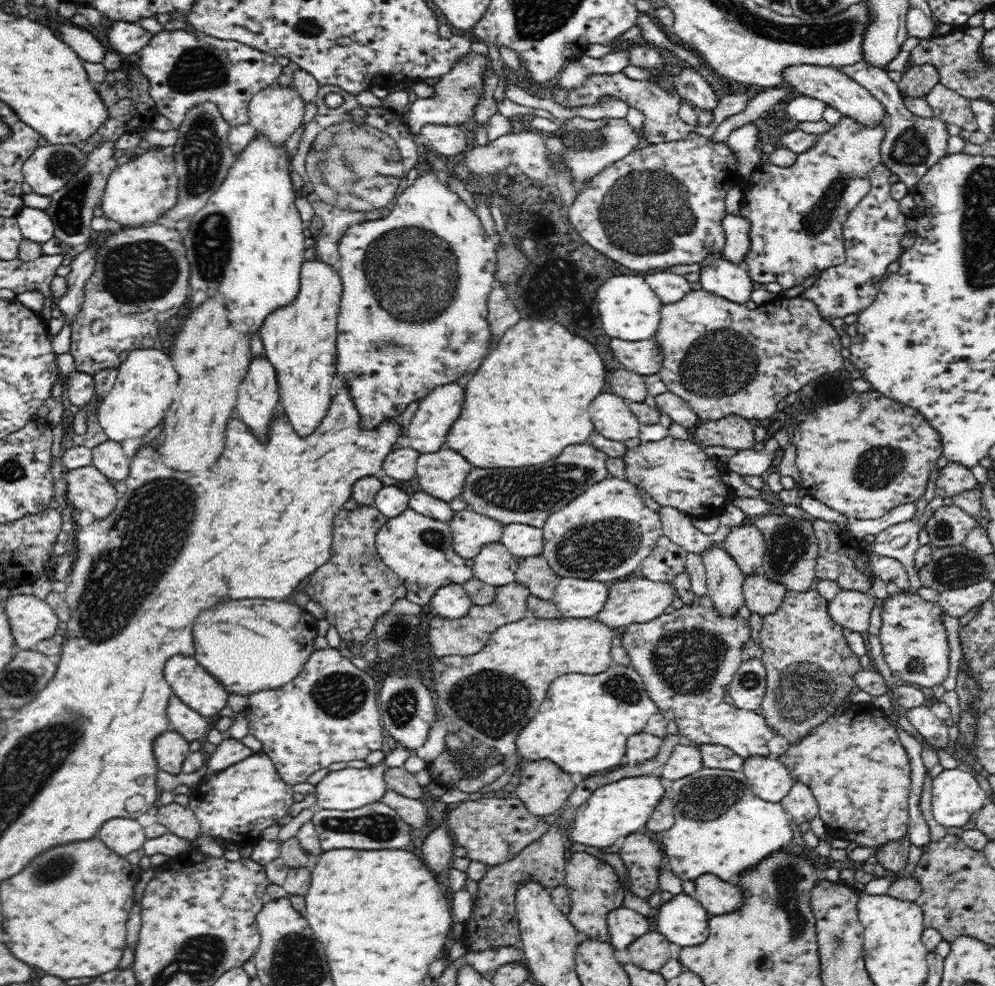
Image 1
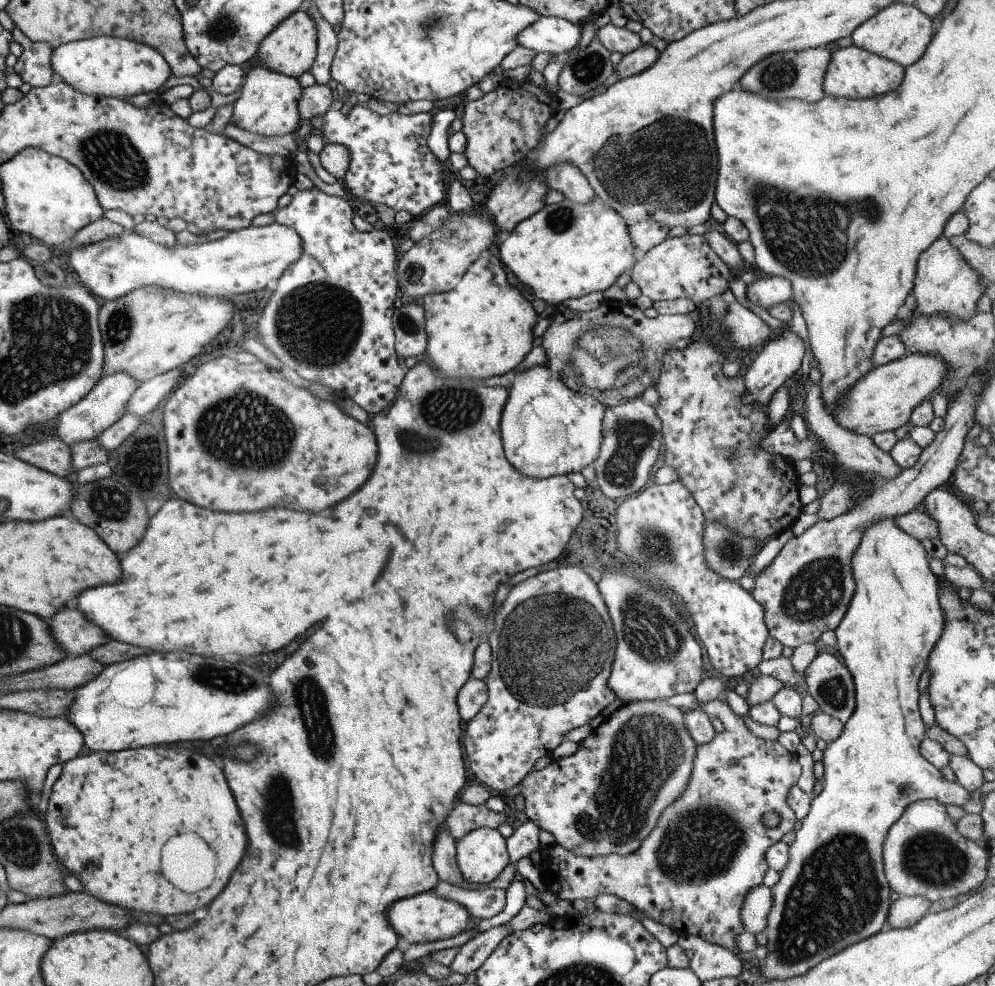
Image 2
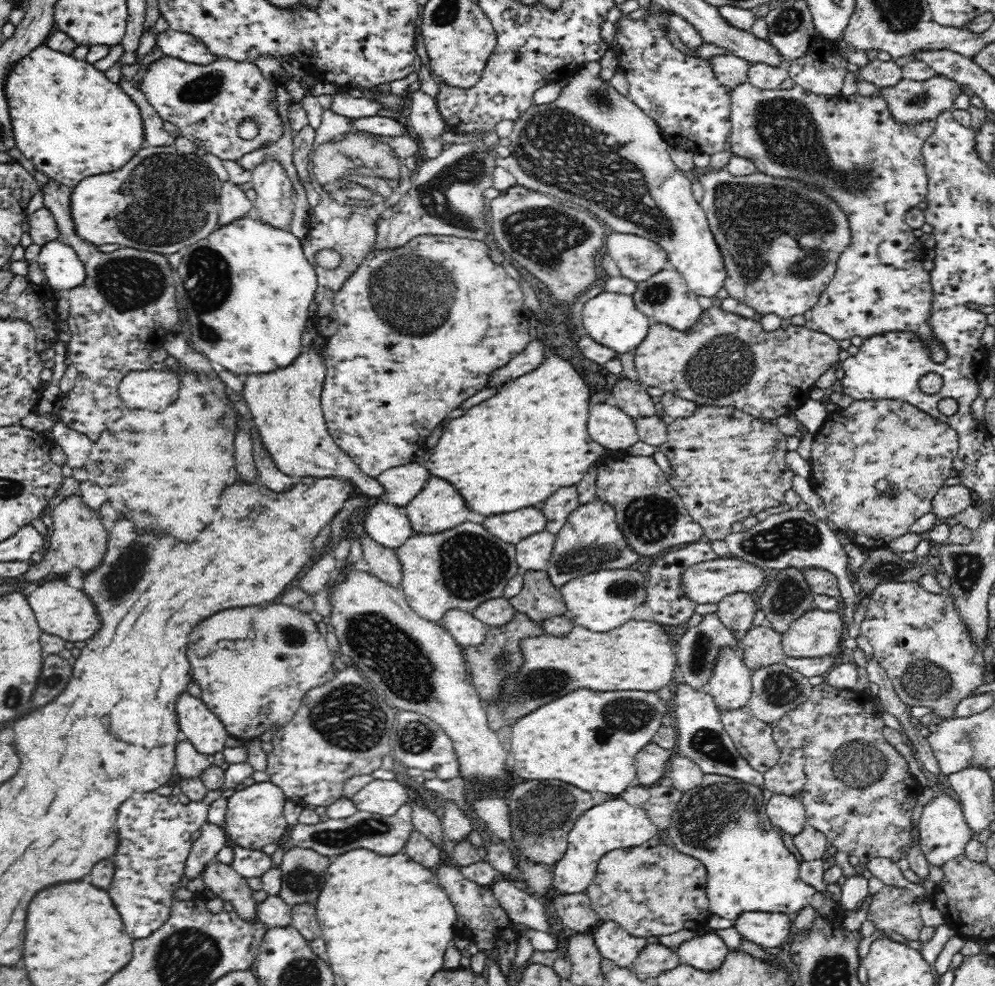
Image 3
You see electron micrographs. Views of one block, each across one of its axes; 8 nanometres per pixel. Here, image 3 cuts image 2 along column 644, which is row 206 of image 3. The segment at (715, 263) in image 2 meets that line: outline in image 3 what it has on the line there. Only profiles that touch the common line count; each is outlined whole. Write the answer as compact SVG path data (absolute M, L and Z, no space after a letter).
M268 159L251 170L251 175L251 183L256 191L256 198L252 201L254 214L256 214L254 219L272 228L290 231L295 205L292 196L292 182L284 167L275 160Z

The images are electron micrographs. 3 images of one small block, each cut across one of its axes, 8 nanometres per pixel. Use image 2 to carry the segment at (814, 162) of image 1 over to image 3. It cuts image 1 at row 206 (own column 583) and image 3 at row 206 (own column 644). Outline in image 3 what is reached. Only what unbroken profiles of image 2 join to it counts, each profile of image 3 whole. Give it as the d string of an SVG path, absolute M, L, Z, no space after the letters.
M726 168L719 171L709 171L706 174L700 174L700 183L704 187L704 198L699 202L708 217L709 227L714 235L716 244L722 253L724 268L726 269L726 280L724 288L727 290L728 297L736 299L738 303L742 303L750 309L757 312L758 319L767 314L776 314L781 319L792 318L796 314L804 314L810 307L816 304L818 297L824 292L824 289L832 282L837 271L837 262L839 256L844 252L845 248L850 244L851 232L848 224L847 216L844 215L842 209L838 207L836 201L827 198L820 190L809 188L800 182L794 180L779 180L760 172L748 176L732 176L726 171Z

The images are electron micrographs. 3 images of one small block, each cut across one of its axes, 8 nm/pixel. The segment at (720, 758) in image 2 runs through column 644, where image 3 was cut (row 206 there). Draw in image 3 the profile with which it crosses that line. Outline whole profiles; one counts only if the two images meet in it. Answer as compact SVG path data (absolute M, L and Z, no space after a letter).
M746 83L738 86L738 88L734 88L730 94L731 132L728 134L727 141L730 142L732 154L752 161L756 165L756 172L778 178L779 180L794 180L809 188L820 190L827 198L834 198L833 201L838 203L838 207L842 209L842 212L844 212L844 215L848 219L851 232L850 244L839 256L837 271L832 282L828 284L824 292L818 297L816 304L804 313L804 318L806 319L805 328L815 332L822 332L834 340L848 340L856 336L868 339L886 332L904 332L905 334L912 332L920 338L922 345L928 349L930 359L934 363L942 364L948 358L948 353L945 346L936 339L936 333L932 331L930 322L933 286L931 285L930 271L926 271L922 267L922 263L925 260L926 248L922 245L920 239L914 235L914 229L905 221L905 214L911 208L917 207L920 202L926 201L928 198L928 175L922 147L926 139L934 133L937 124L935 120L921 121L916 125L906 125L906 123L896 121L894 115L890 113L887 100L882 97L882 90L873 96L861 96L858 93L853 96L844 96L842 93L836 95L816 95L801 88L799 85L794 85L790 90L761 90L752 84Z

